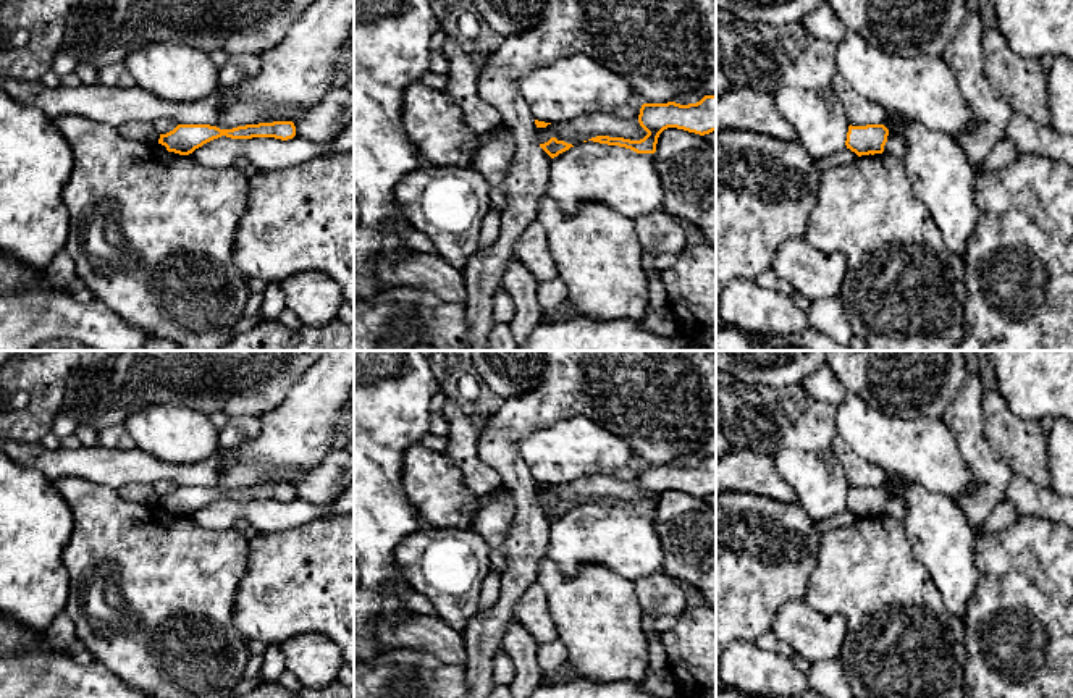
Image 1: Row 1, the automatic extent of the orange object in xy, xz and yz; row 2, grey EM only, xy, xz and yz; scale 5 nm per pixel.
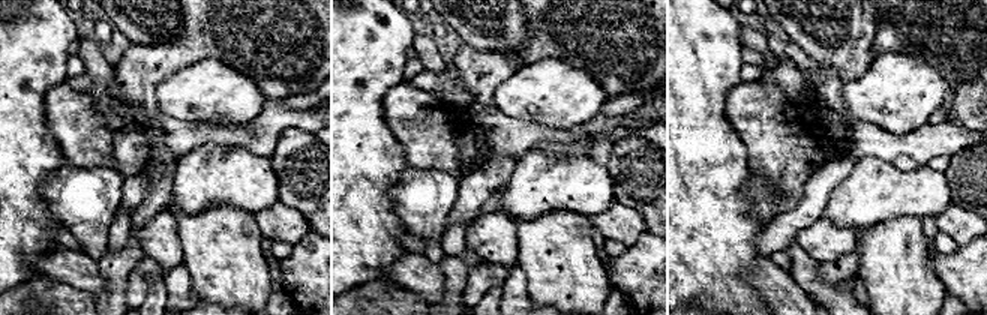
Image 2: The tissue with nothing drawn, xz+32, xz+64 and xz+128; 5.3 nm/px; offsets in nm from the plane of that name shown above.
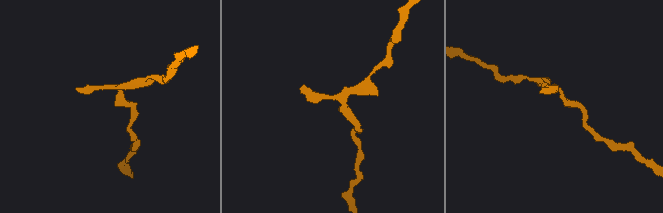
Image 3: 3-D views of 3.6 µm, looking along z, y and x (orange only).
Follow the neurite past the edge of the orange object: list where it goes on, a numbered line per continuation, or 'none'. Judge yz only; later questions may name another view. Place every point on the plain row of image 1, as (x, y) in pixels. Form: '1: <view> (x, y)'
1: yz (894, 508)

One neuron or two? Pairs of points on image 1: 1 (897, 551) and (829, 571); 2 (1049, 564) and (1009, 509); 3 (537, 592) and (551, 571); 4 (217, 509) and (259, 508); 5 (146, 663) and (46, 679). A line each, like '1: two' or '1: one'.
1: one
2: two
3: two
4: one
5: two

